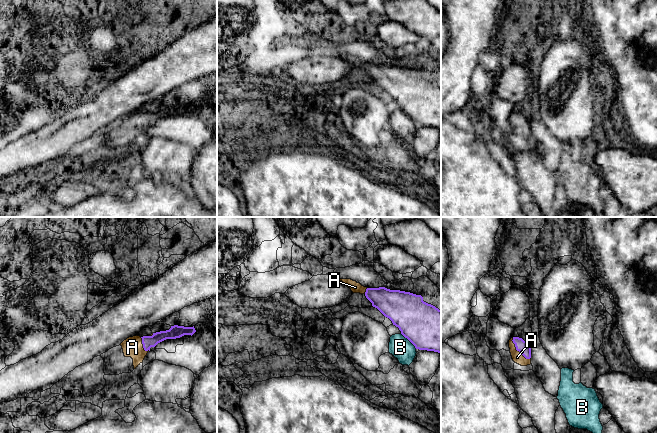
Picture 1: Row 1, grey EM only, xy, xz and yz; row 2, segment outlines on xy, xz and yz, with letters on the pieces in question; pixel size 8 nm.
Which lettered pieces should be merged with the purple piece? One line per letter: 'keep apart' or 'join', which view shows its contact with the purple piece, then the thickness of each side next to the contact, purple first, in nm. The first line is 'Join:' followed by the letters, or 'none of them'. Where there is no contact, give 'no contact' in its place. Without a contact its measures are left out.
Join: A
A: join | yz | 100/90 nm
B: keep apart | xz | 360/180 nm

